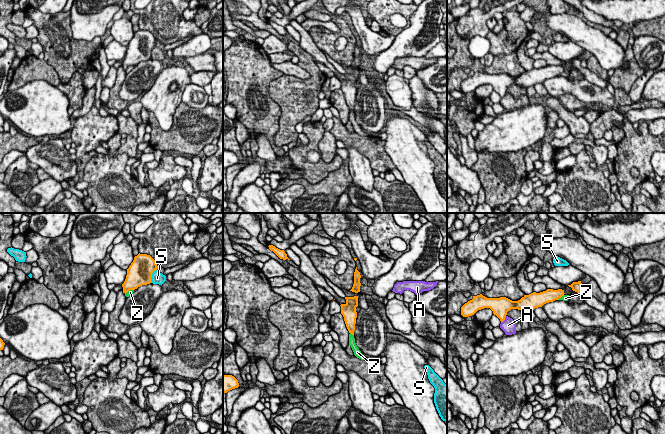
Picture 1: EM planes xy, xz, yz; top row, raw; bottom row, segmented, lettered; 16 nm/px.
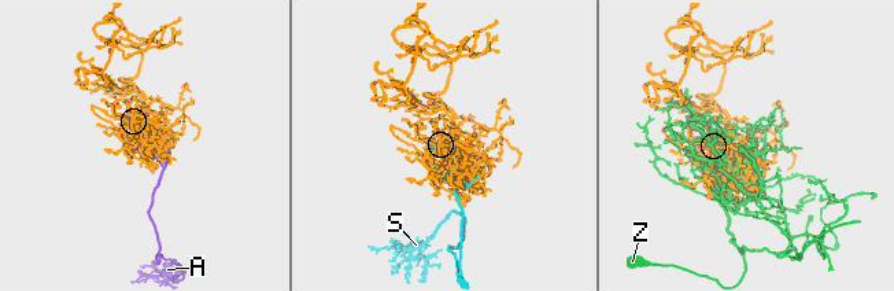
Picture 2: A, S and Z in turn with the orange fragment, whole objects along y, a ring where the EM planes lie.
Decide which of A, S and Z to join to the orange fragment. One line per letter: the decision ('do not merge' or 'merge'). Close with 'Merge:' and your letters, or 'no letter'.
A: do not merge
S: do not merge
Z: do not merge
Merge: no letter

